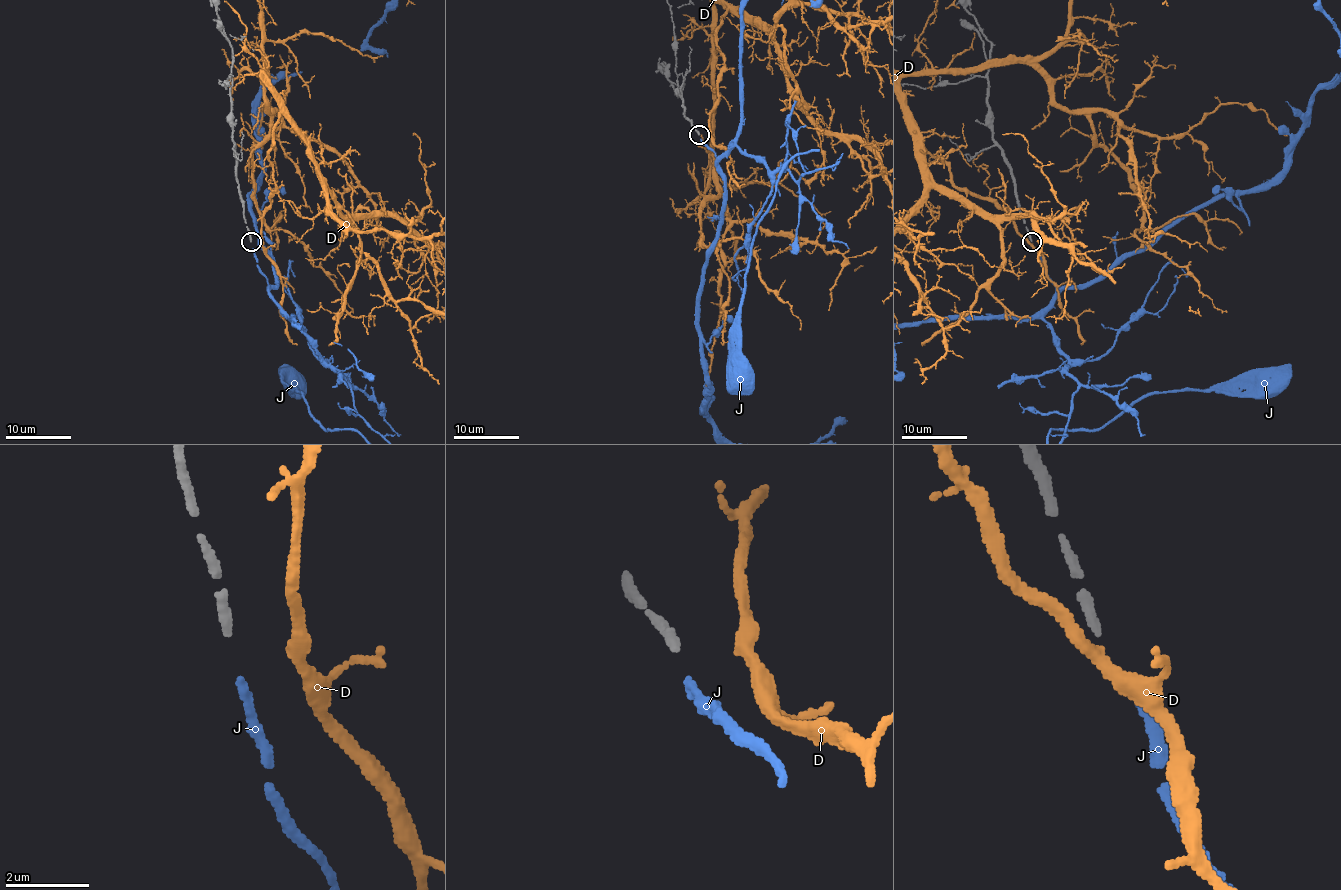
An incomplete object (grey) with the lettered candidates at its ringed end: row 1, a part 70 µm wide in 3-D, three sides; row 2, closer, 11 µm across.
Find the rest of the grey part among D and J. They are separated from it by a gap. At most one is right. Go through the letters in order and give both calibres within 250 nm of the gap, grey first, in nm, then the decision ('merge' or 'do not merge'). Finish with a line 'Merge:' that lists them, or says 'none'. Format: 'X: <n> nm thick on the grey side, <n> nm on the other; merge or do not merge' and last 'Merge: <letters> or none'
D: 240 nm thick on the grey side, 320 nm on the other; do not merge
J: 240 nm thick on the grey side, 200 nm on the other; merge
Merge: J

